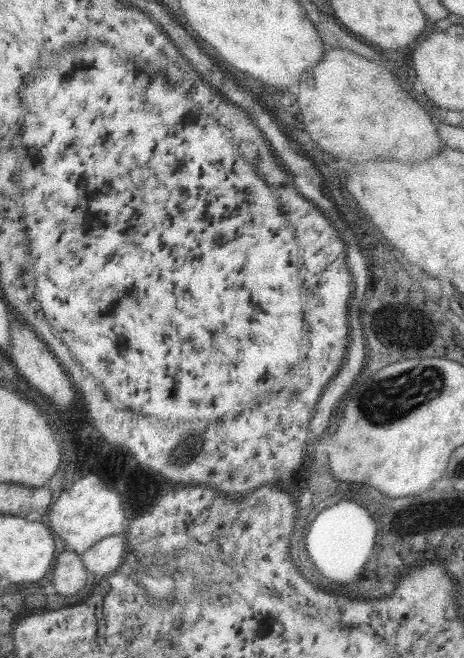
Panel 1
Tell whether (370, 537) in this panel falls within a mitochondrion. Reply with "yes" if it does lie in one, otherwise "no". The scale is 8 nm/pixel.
yes

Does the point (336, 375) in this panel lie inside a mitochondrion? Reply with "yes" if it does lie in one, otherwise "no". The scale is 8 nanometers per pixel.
no

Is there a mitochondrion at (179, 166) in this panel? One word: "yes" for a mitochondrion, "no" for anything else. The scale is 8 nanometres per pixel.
no

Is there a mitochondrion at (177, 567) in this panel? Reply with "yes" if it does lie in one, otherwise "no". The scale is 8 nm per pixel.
yes

